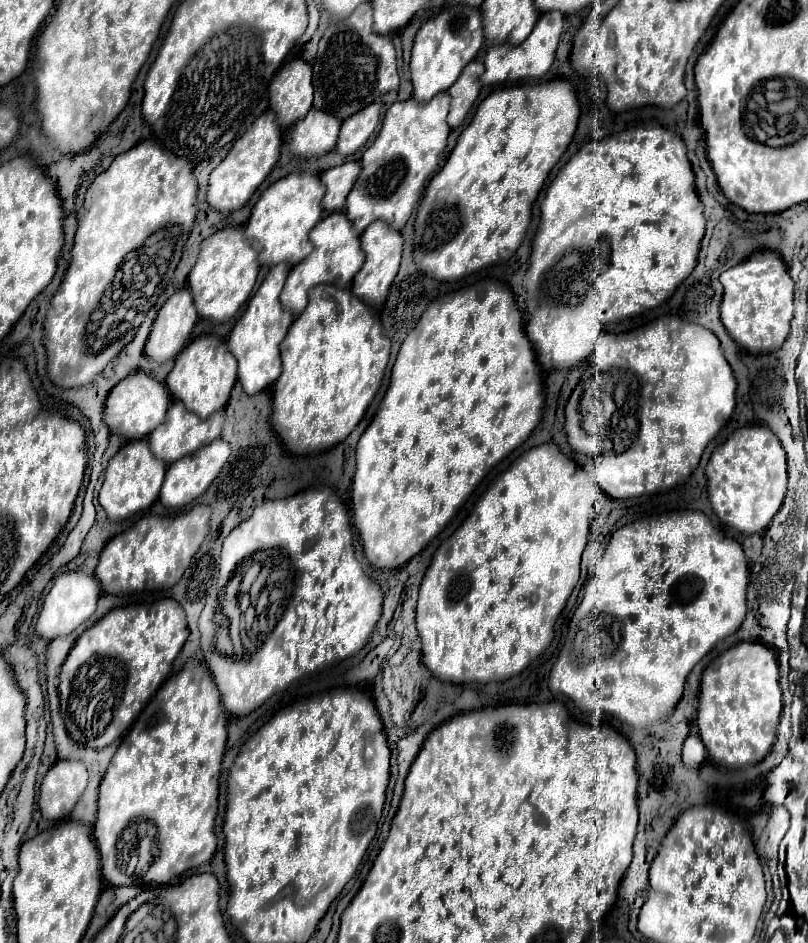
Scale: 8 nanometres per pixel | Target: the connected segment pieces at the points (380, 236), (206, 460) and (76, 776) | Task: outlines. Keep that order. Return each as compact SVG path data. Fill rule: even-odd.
M375 220L361 234L361 250L365 252L365 264L353 278L353 294L369 306L381 306L387 300L391 282L397 276L397 270L399 270L399 264L401 264L403 236L399 232L393 232L393 228L389 228L389 224Z
M219 438L213 444L207 444L205 448L199 448L197 452L193 452L193 456L183 456L181 460L173 462L165 474L159 502L167 508L181 508L181 506L191 504L195 498L199 498L211 486L211 482L217 478L217 474L221 472L223 464L227 462L229 456L231 456L231 446Z
M59 760L41 782L39 808L47 820L67 820L87 788L87 768L81 760Z

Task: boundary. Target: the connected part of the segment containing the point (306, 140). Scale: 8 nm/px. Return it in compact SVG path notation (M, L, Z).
M311 108L309 114L293 126L289 150L301 158L327 154L337 144L339 128L341 120L337 120L337 116L329 116L329 112Z

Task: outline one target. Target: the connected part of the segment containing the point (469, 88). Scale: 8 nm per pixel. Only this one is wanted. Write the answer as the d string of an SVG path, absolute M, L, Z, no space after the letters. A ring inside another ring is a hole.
M473 60L469 62L461 76L457 78L457 82L449 88L449 94L453 98L451 102L451 110L449 110L449 116L447 116L447 122L451 128L457 128L467 112L471 110L471 106L475 104L477 96L479 96L479 90L481 90L481 74L483 74L483 62L481 60Z

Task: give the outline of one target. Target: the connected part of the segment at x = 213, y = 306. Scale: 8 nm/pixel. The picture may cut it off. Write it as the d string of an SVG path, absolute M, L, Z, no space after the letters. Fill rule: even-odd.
M229 226L205 238L201 244L197 264L193 266L187 278L187 286L193 292L193 300L199 316L213 322L225 322L233 318L233 314L249 300L257 274L259 274L257 252L245 240L243 226Z

